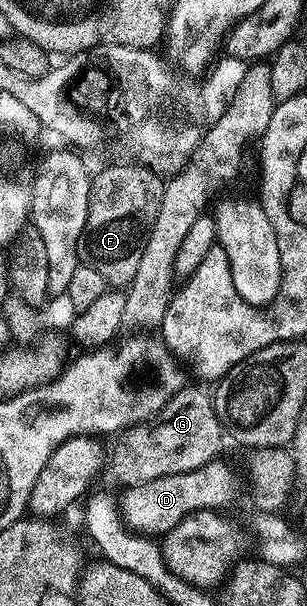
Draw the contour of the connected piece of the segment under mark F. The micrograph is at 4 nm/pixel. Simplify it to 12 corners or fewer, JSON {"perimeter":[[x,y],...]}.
{"perimeter":[[141,164],[92,177],[80,263],[128,286],[165,180]]}

